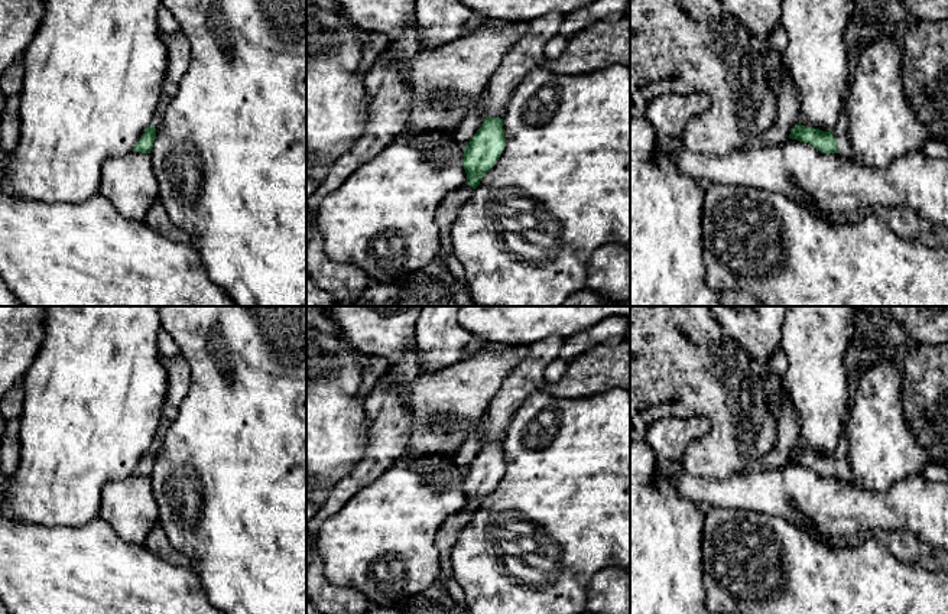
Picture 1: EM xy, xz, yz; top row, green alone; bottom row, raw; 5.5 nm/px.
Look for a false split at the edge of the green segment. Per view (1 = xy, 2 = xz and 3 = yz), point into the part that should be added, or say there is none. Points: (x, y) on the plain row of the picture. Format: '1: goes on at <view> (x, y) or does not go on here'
1: does not go on here
2: goes on at xz (448, 533)
3: goes on at yz (840, 455)

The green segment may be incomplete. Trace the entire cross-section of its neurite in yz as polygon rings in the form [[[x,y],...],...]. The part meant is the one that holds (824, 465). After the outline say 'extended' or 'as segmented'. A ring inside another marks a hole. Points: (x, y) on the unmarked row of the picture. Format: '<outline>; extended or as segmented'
[[[843,433],[832,454],[822,455],[819,452],[805,451],[799,446],[792,452],[789,462],[809,467],[821,477],[837,477],[840,480],[848,481],[851,478],[848,448],[848,441],[845,433]]]; extended

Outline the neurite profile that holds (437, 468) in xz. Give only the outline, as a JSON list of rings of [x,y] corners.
[[[406,451],[403,457],[396,459],[395,465],[413,468],[431,484],[445,490],[452,484],[452,470],[465,474],[465,470],[454,464],[454,455],[455,454],[421,454],[415,451]]]

